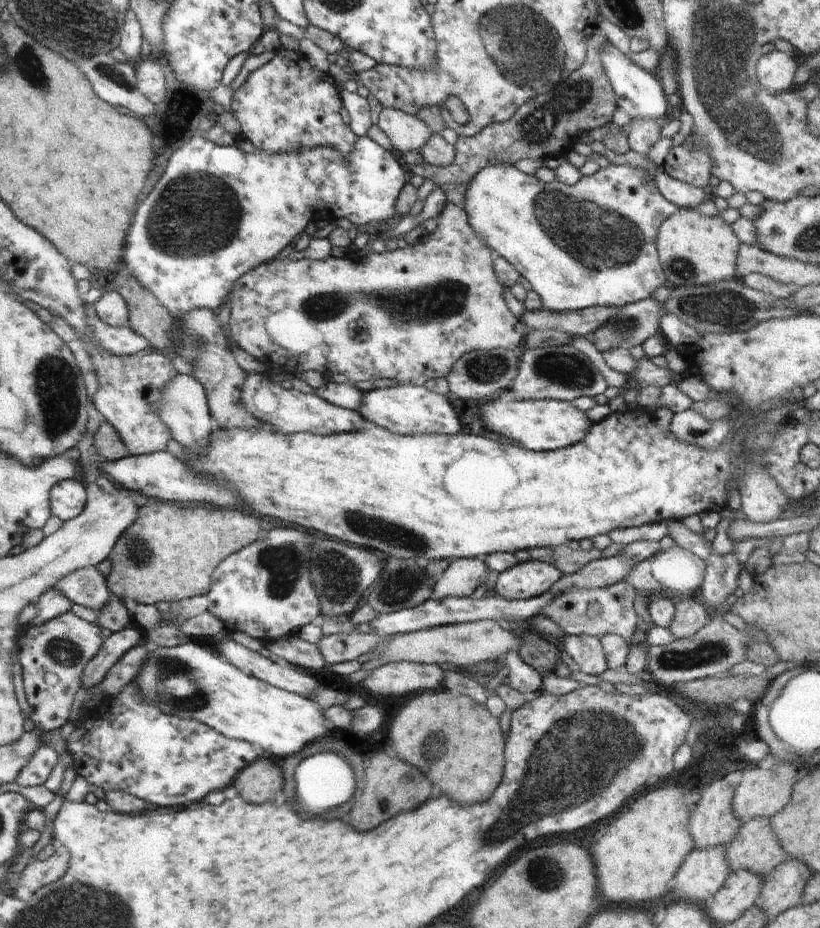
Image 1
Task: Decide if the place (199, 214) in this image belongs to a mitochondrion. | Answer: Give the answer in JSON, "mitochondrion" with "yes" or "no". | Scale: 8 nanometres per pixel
{"mitochondrion":"yes"}

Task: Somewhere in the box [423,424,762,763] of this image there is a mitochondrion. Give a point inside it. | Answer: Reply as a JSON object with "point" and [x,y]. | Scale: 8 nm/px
{"point":[718,651]}

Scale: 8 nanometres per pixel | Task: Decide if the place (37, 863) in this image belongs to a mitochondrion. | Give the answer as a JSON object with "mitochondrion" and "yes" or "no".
{"mitochondrion":"no"}

